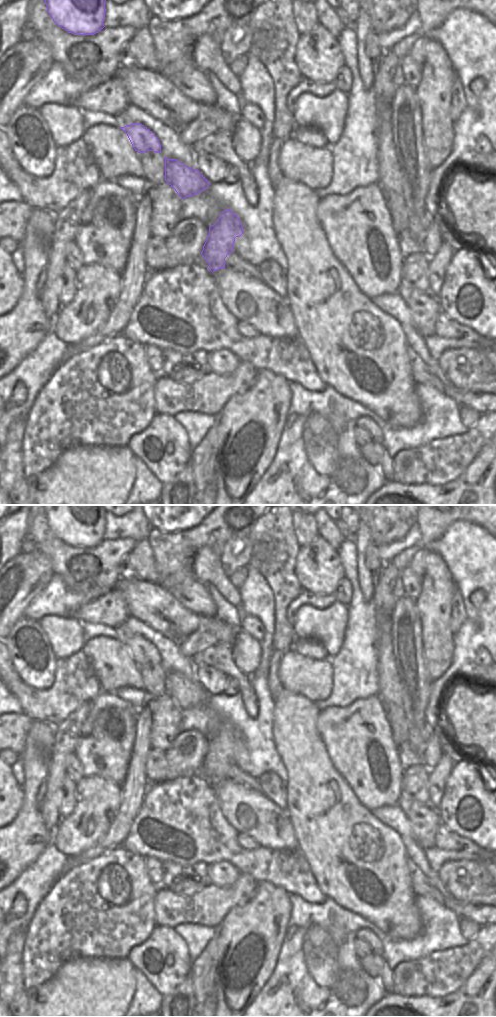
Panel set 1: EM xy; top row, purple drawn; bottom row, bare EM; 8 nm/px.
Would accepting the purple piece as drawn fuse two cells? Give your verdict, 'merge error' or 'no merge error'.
no merge error

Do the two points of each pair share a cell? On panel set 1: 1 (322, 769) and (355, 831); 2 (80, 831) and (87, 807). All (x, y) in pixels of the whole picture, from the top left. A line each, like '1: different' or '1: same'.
1: same
2: same

